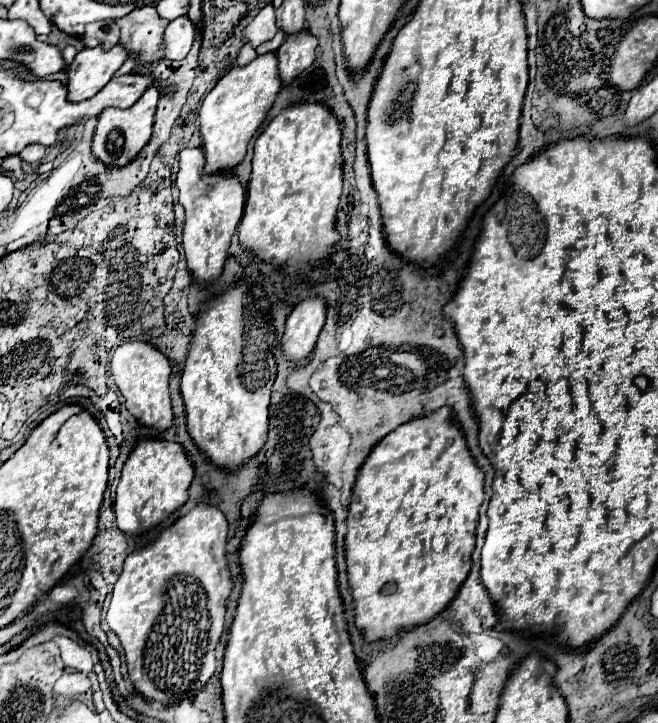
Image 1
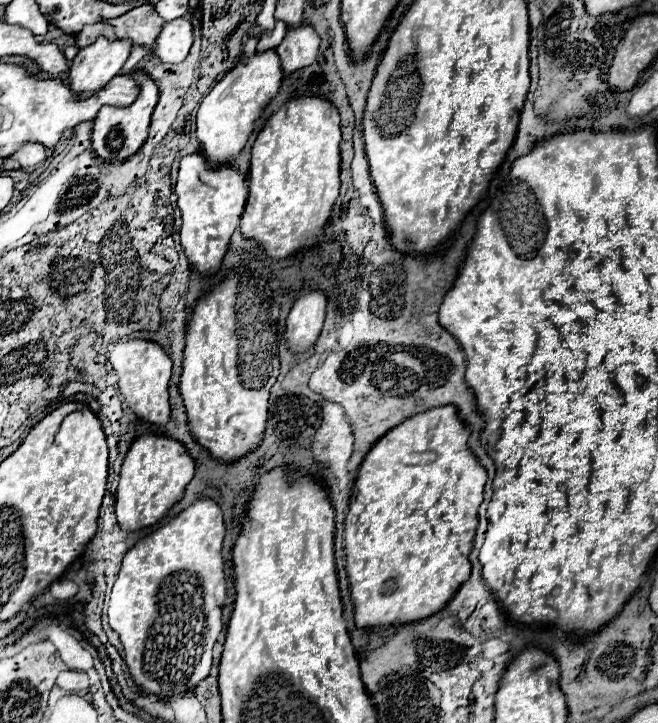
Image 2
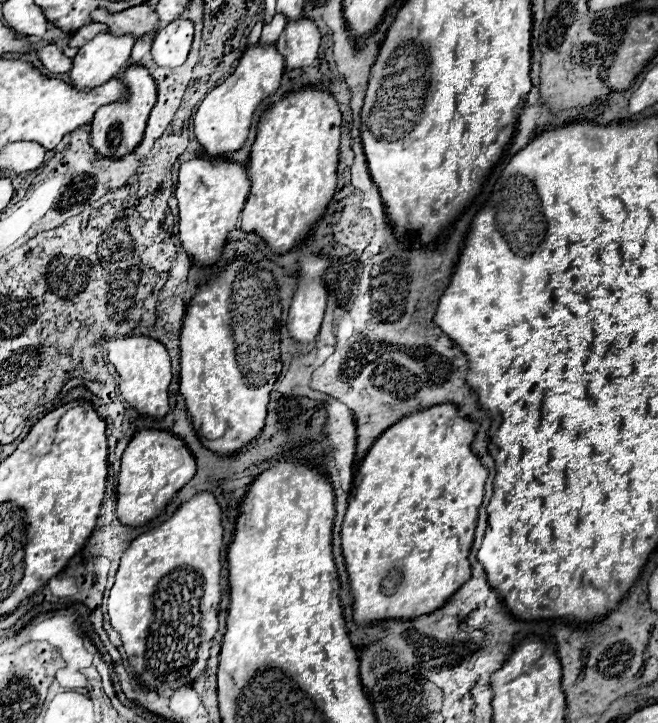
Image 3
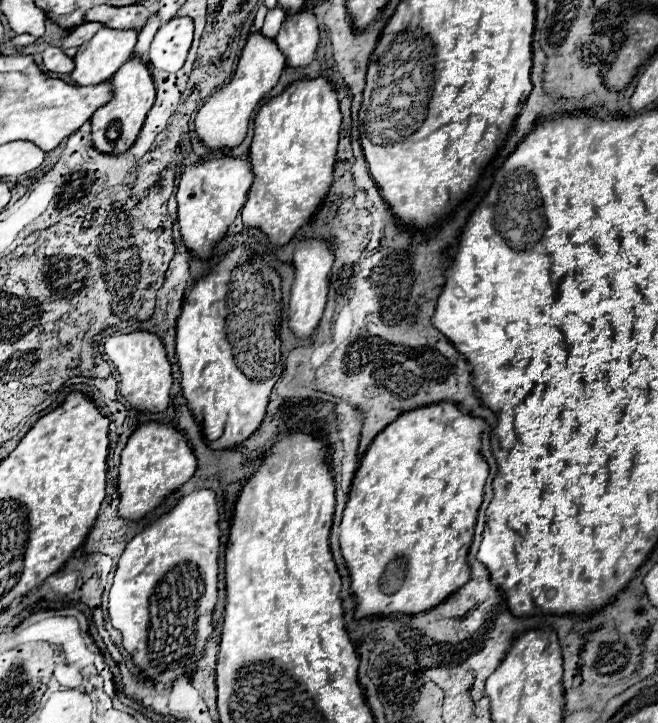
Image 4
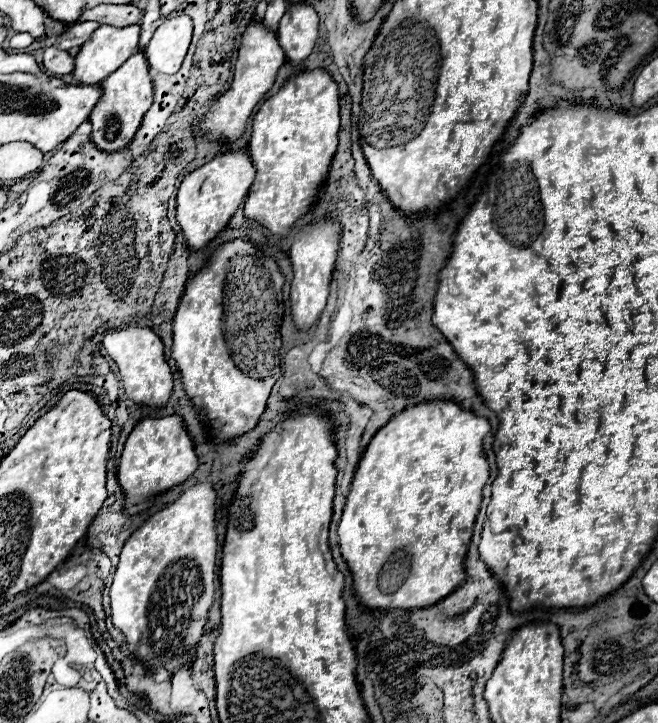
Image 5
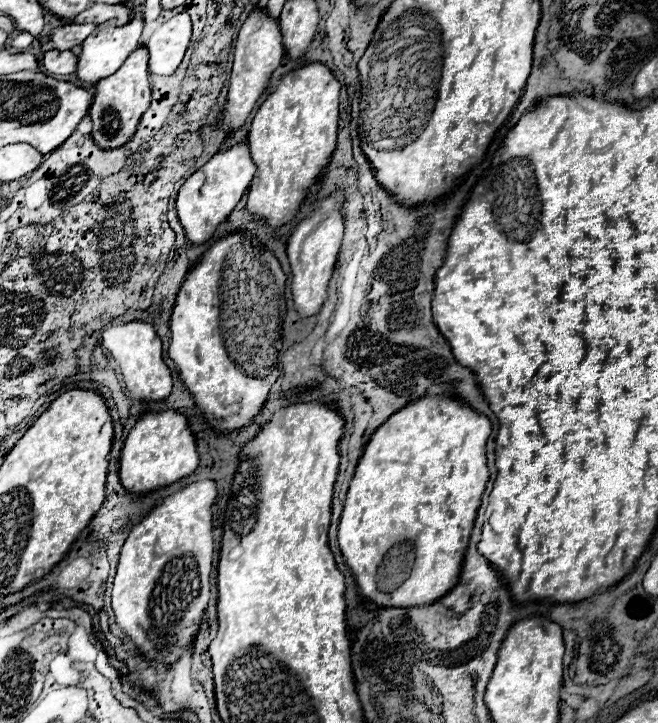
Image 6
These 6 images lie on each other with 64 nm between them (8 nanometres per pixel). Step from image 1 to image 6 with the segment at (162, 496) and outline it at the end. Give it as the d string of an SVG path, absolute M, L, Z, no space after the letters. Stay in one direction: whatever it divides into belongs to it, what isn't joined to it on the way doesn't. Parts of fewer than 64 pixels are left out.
M176 410L144 414L130 430L120 456L120 480L124 488L136 494L170 486L180 478L192 474L196 468L198 468L196 438L190 432L186 416L178 414Z

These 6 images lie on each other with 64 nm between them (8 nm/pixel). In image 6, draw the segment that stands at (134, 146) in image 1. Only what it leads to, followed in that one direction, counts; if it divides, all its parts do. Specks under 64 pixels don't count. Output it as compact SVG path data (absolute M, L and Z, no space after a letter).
M144 46L136 48L136 52L132 52L128 56L128 60L118 68L118 72L114 72L108 78L98 80L94 90L96 90L94 102L92 102L92 106L88 110L88 114L92 118L92 124L94 124L92 138L102 148L118 148L118 146L126 144L134 136L142 114L150 106L148 52L146 52L146 48Z

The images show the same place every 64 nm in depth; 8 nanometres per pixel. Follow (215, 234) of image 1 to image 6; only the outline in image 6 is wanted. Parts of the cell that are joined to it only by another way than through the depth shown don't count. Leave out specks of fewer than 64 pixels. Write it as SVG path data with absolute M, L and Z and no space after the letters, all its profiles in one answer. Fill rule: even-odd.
M236 144L228 148L226 152L214 154L198 172L194 172L184 182L184 186L178 190L178 196L176 196L176 210L178 210L180 224L184 226L186 238L192 244L206 242L214 234L216 226L228 218L228 214L240 202L242 194L248 190L254 172L256 172L256 166L250 160L248 146ZM216 166L222 166L222 168L216 168ZM208 172L214 172L214 176L208 176ZM216 172L220 172L220 176L216 176Z

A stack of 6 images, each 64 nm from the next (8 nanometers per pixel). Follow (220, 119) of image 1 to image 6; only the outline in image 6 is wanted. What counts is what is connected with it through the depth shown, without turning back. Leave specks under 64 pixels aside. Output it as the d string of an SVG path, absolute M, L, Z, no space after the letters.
M252 10L252 14L246 18L246 22L242 24L238 38L236 38L236 46L234 46L234 64L232 64L232 72L230 72L230 88L228 88L228 96L226 96L226 104L224 104L224 112L222 112L222 126L224 130L232 132L238 130L248 114L252 112L254 104L258 102L260 94L266 90L270 74L280 66L280 60L284 56L284 48L282 48L282 34L278 32L278 22L274 18L270 18L266 14L266 10Z

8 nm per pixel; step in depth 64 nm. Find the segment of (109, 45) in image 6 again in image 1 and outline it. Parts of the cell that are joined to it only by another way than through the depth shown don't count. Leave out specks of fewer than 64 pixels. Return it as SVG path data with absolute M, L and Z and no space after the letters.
M116 44L110 50L102 46L84 48L76 54L74 62L68 66L68 98L72 102L82 102L98 94L106 82L116 74L124 64L128 52L122 44Z

